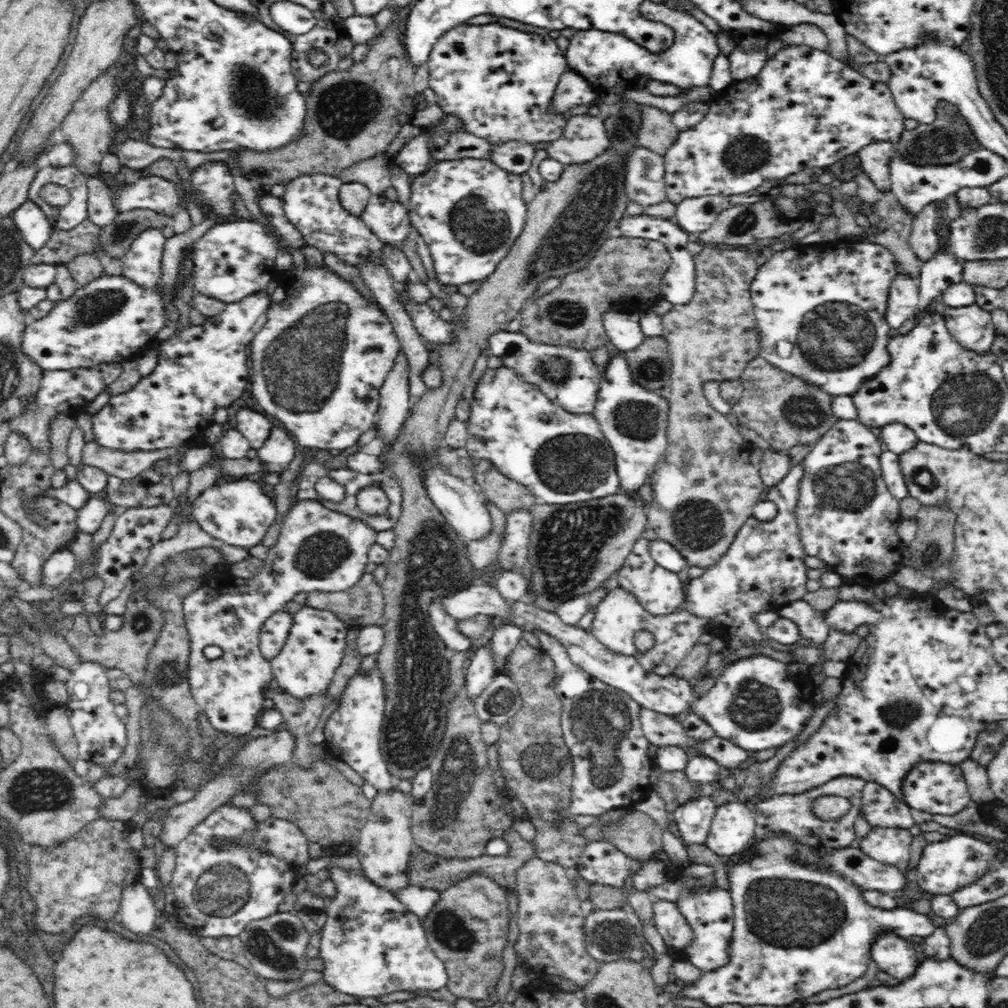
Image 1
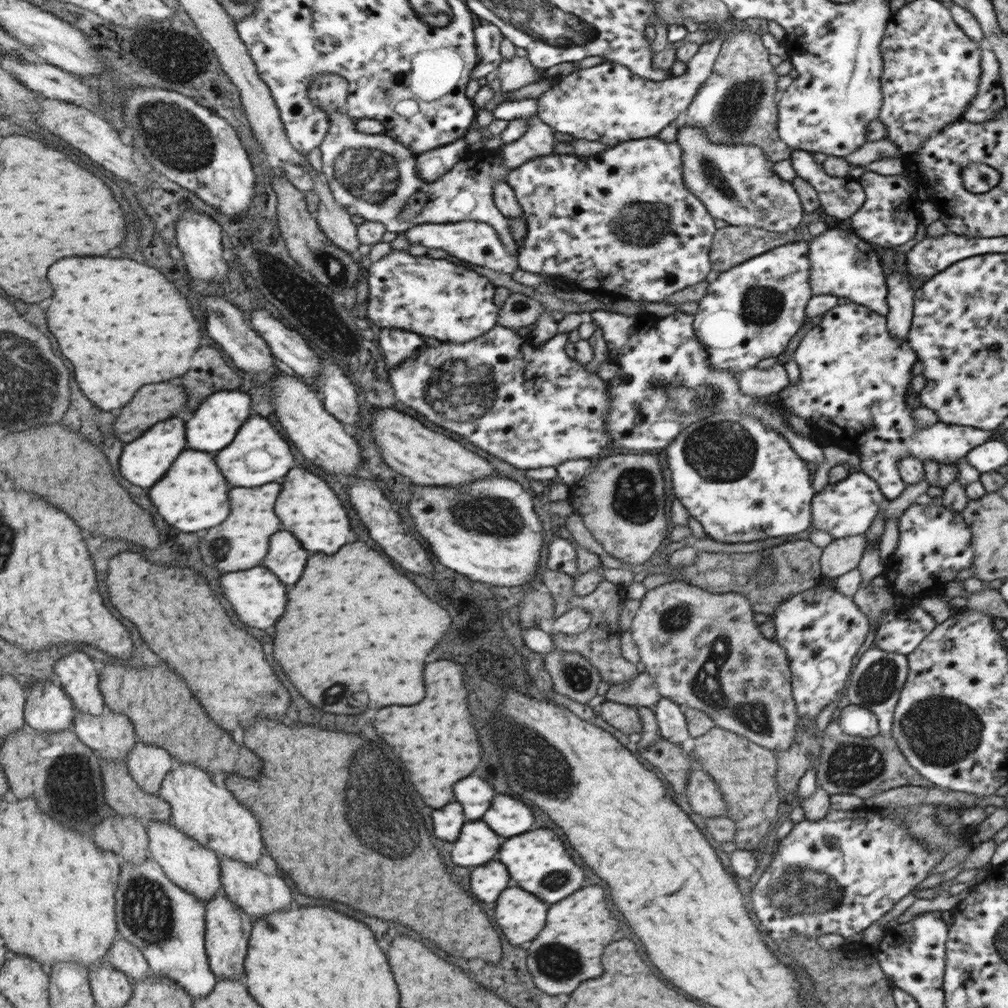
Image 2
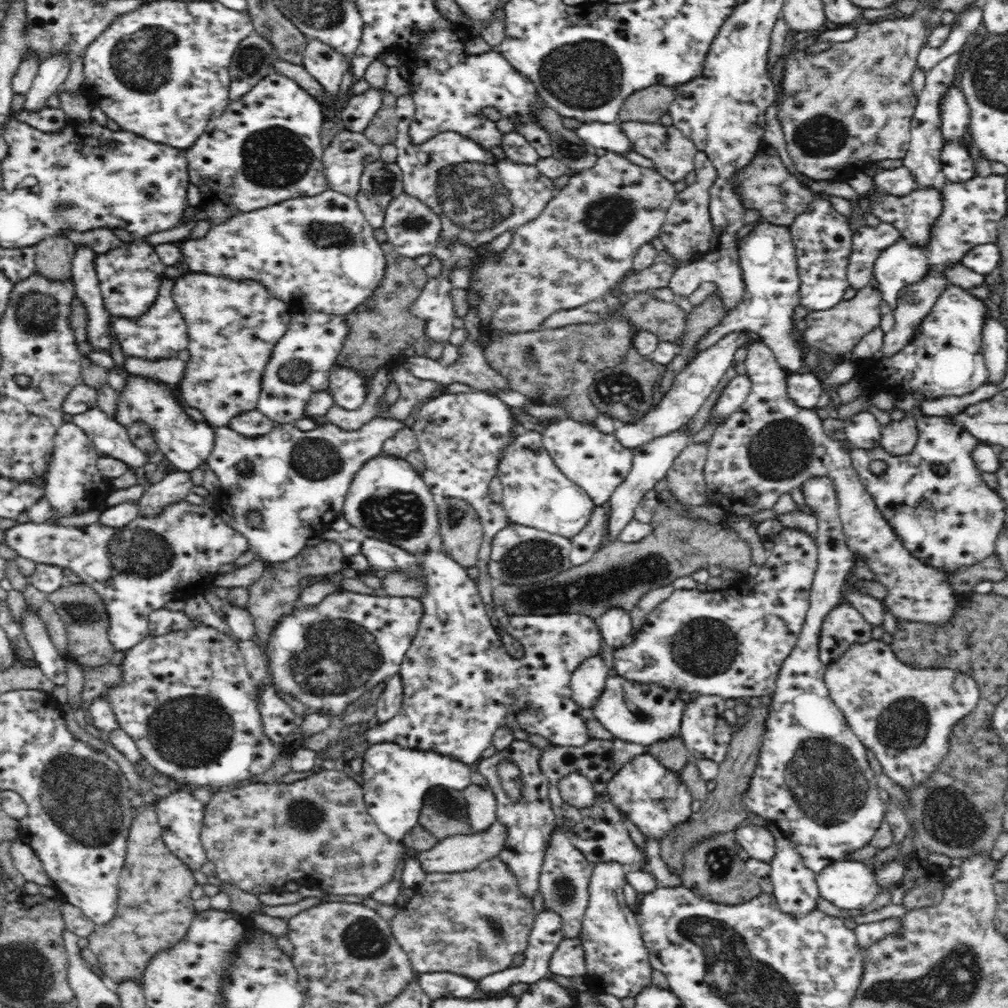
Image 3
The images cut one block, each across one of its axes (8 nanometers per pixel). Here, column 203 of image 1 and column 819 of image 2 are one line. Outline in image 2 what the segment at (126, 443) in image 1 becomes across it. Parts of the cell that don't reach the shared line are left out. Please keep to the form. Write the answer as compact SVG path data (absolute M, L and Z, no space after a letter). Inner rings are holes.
M846 303L841 305L836 305L832 310L826 311L821 318L820 324L812 327L802 338L797 349L793 353L794 358L800 369L800 379L796 383L789 383L787 388L784 388L778 396L780 397L778 406L780 410L785 413L785 415L794 414L798 418L804 418L807 424L816 430L816 437L818 442L828 445L839 445L840 448L850 450L852 453L859 453L861 458L860 471L867 474L870 478L874 479L882 494L891 501L896 497L903 494L903 491L907 488L906 483L904 483L903 477L900 476L898 472L898 464L902 458L906 456L914 456L922 462L937 462L942 465L950 465L960 458L965 458L972 450L979 447L980 444L984 444L994 438L990 431L960 426L956 424L940 424L937 426L924 425L922 427L916 427L916 419L914 419L914 410L906 404L906 398L908 398L908 390L910 390L910 380L912 380L912 366L918 362L918 355L916 351L910 347L908 340L904 341L898 339L898 337L892 337L890 331L888 331L888 319L884 315L877 313L875 310L869 309L866 305L856 304L856 303Z

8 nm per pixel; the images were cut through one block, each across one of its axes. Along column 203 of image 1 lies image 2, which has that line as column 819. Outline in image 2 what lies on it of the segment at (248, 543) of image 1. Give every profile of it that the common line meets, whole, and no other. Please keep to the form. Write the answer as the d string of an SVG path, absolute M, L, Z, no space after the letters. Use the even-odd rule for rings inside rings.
M851 471L845 479L827 484L820 490L820 494L816 494L814 500L815 523L812 525L814 529L830 533L835 539L863 534L870 528L874 518L878 516L880 508L884 508L888 501L874 479L861 471Z

